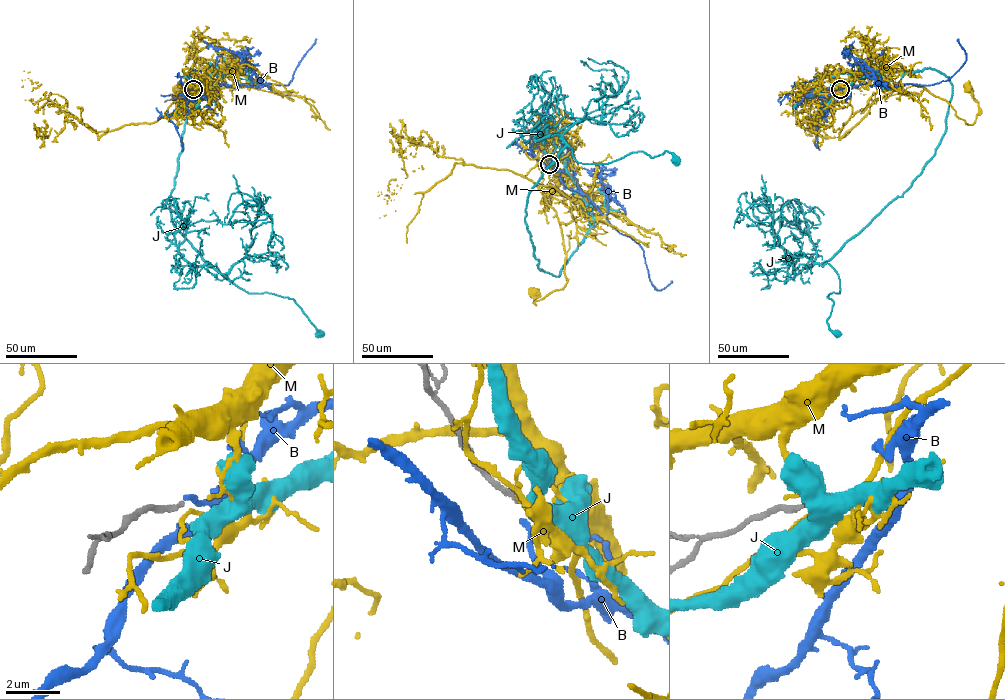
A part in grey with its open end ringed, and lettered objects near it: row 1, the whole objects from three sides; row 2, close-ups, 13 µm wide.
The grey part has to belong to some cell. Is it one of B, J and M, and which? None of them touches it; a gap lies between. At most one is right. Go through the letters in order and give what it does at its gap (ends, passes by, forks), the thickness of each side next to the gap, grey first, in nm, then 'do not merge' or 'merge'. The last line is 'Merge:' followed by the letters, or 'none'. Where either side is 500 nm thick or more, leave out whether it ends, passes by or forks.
B: it ends there; 150 nm thick on the grey side, 180 nm on the other; merge
J: 150 nm thick on the grey side, 550 nm on the other; do not merge
M: it passes by; 150 nm thick on the grey side, 110 nm on the other; do not merge
Merge: B

